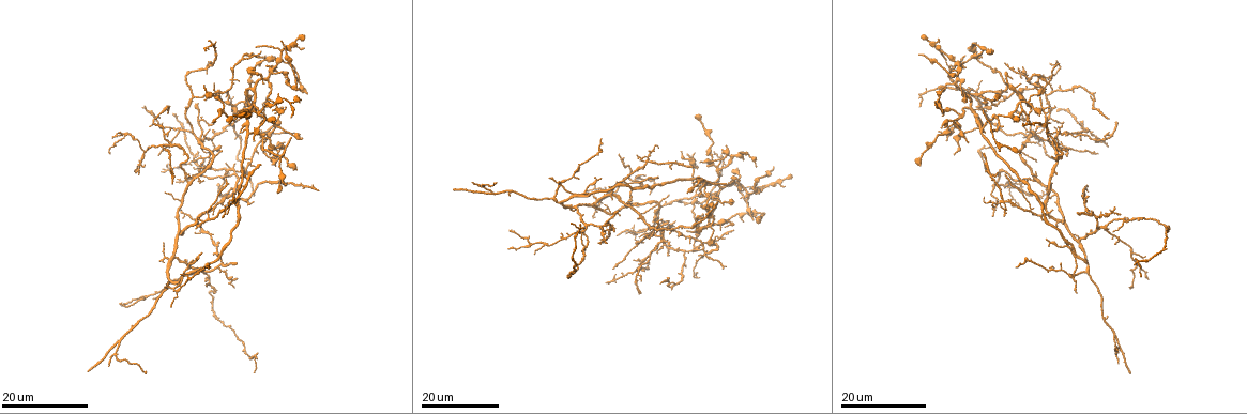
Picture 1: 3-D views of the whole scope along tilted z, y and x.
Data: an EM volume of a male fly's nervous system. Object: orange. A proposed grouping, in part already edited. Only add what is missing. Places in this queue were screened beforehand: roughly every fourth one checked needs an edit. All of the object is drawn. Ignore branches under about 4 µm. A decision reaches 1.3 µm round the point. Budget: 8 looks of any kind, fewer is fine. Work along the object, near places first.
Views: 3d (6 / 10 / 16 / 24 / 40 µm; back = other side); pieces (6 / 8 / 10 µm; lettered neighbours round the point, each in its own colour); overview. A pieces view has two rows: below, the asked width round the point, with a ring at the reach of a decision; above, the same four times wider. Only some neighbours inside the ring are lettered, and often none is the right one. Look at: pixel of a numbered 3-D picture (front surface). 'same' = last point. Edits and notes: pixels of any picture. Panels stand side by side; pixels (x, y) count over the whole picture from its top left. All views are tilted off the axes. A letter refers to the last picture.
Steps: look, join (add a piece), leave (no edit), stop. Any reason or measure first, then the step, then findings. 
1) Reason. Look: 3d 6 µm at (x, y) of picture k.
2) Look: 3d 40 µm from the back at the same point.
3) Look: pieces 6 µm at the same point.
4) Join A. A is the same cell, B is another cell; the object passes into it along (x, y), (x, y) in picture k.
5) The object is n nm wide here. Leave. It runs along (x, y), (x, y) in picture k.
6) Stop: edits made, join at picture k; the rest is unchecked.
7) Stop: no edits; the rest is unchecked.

Look: 3d 16 µm at (145, 371) of picture 1.

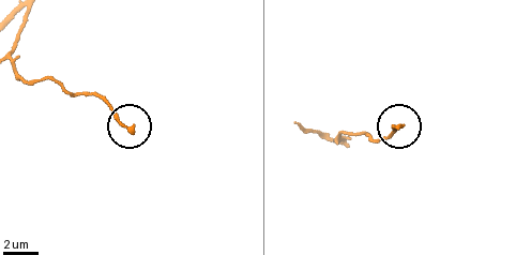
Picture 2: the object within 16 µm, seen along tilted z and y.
What lies round it. Look: pieces 10 µm at (132, 133) of picture 2.

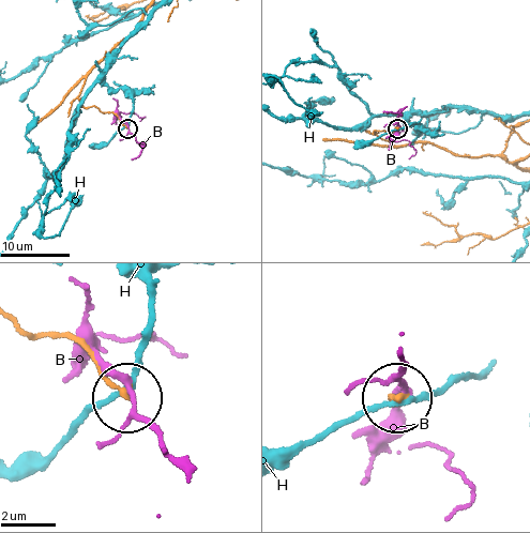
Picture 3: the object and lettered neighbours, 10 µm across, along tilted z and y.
The object is 220 nm wide here. Leave. B and H are other cells; no lettered piece goes on from it.

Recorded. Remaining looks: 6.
Free end. Look: 3d 16 µm at (1130, 373) of picture 1.

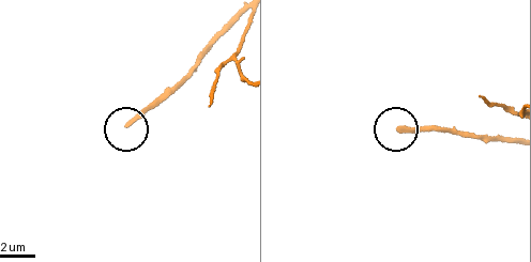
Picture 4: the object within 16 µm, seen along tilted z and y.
Look: pieces 6 µm at (401, 130) of picture 4.

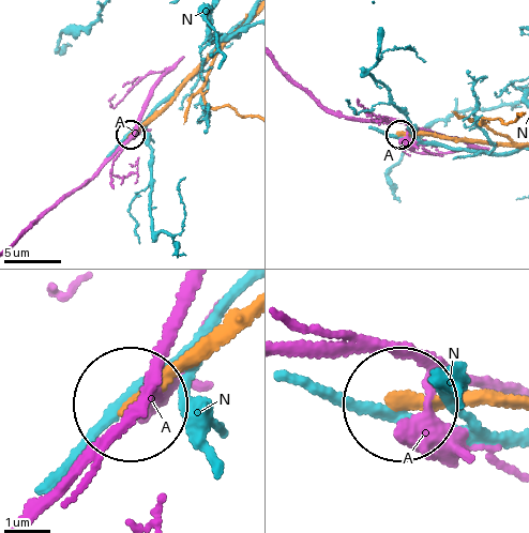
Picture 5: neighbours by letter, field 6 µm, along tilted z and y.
The object is 220 nm wide here. Leave. A and N are other cells; it runs along (515, 143), (401, 135) in picture 5; no lettered piece goes on from it.

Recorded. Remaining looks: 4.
An open end. Look: 3d 24 µm at (1077, 215) of picture 1.

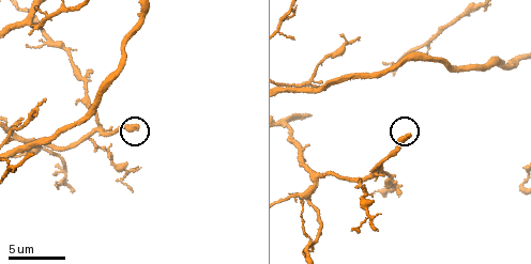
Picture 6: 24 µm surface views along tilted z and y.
What lies round it. Look: pieces 10 µm at (137, 125) of picture 6.

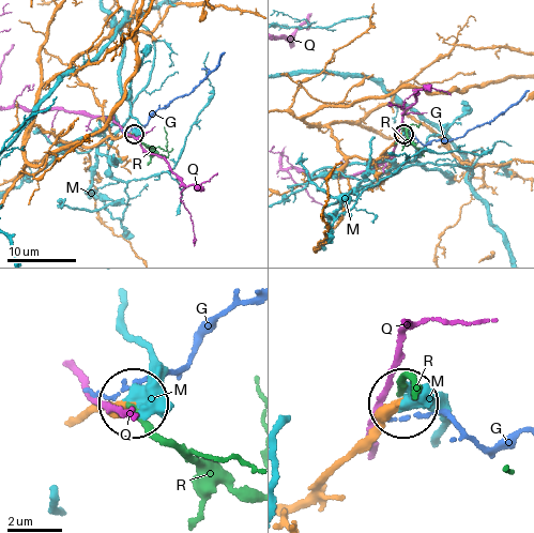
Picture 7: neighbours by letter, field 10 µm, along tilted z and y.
The object is 370 nm wide here. Leave. G, M, Q and R are other cells; it runs along (79, 416), (134, 402) in picture 7; no lettered piece goes on from it.

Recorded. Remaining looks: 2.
Branch stops here. Look: 3d 24 µm at (316, 192) of picture 1.

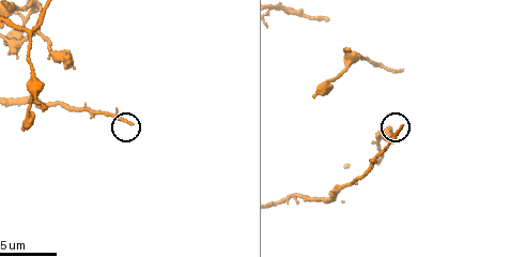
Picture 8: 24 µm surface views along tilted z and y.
Look: pieces 6 µm at (402, 127) of picture 8.

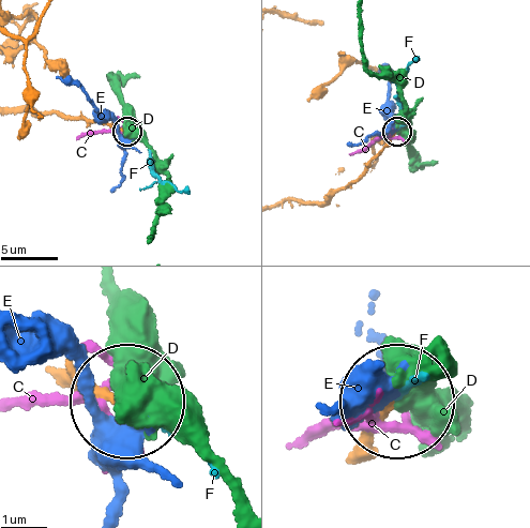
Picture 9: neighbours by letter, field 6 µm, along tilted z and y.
Join F. F is the same cell, C, D and E are other cells; the object passes into it along (366, 455), (422, 372) in picture 9; the neuron continues.

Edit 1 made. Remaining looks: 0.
Stop: edits made, join at picture 9; the rest is unchecked.

